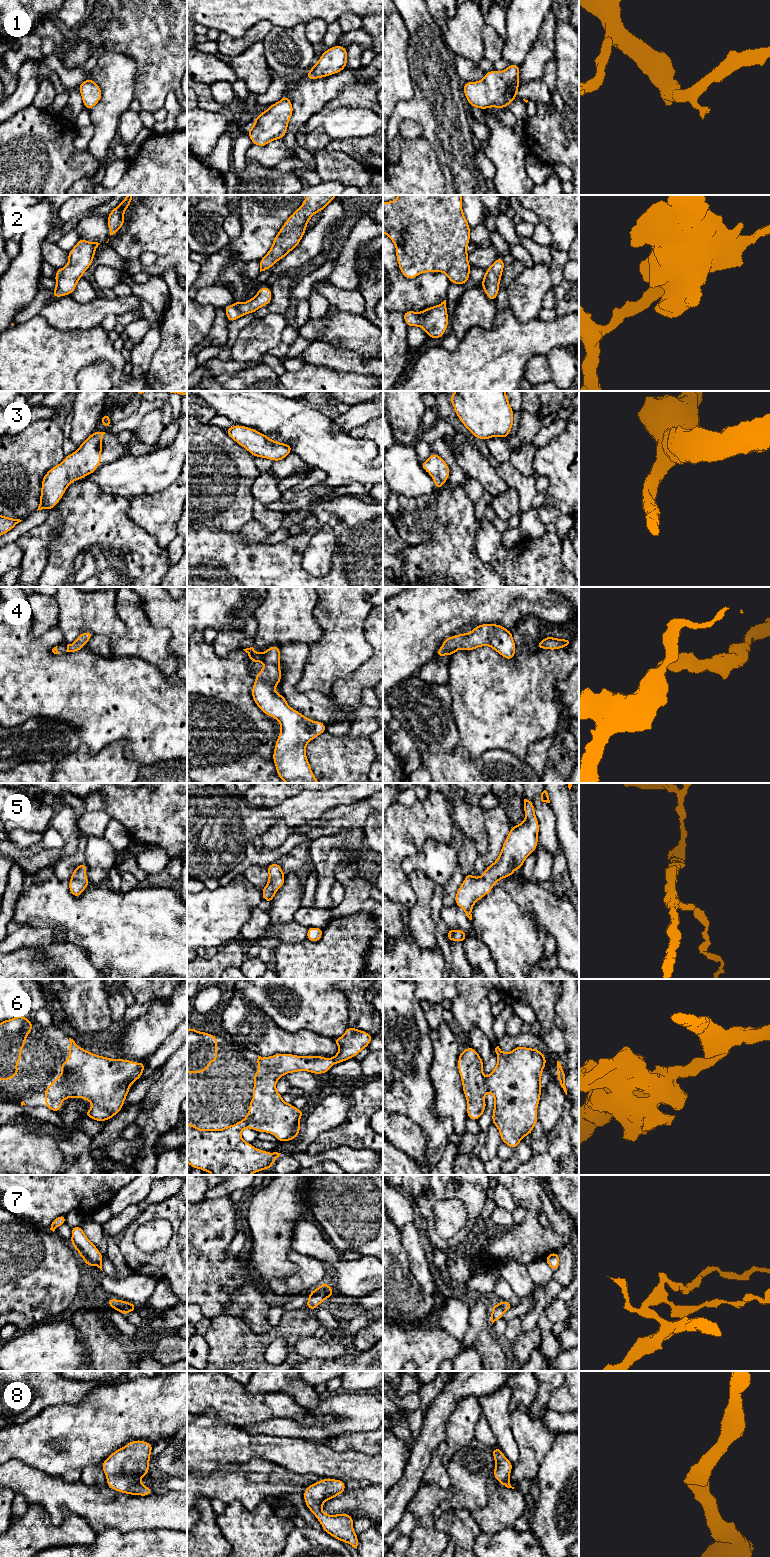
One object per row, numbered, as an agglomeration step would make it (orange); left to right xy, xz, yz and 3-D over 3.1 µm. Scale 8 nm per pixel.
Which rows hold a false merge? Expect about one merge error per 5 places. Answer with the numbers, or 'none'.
7

